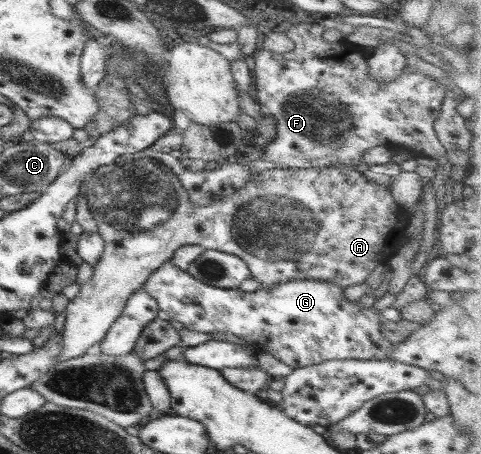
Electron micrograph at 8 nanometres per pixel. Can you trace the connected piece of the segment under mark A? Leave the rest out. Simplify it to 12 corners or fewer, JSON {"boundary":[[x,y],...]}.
{"boundary":[[134,152],[83,181],[103,250],[54,364],[180,246],[260,289],[364,283],[411,213],[354,169],[264,170],[193,208]]}

